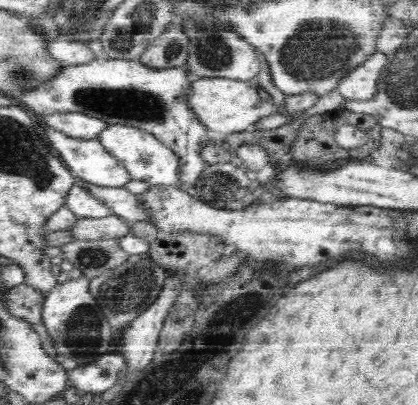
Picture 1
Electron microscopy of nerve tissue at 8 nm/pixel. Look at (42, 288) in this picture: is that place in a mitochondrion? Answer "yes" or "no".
no

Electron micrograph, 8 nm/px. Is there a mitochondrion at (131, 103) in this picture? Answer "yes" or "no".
yes

